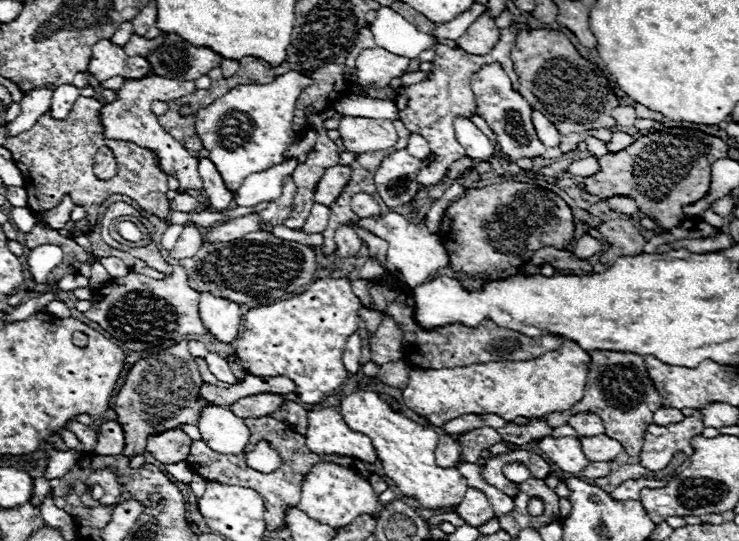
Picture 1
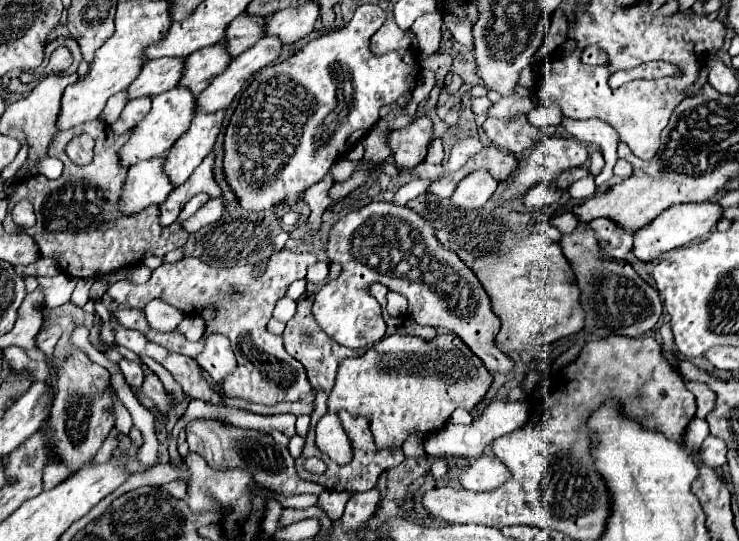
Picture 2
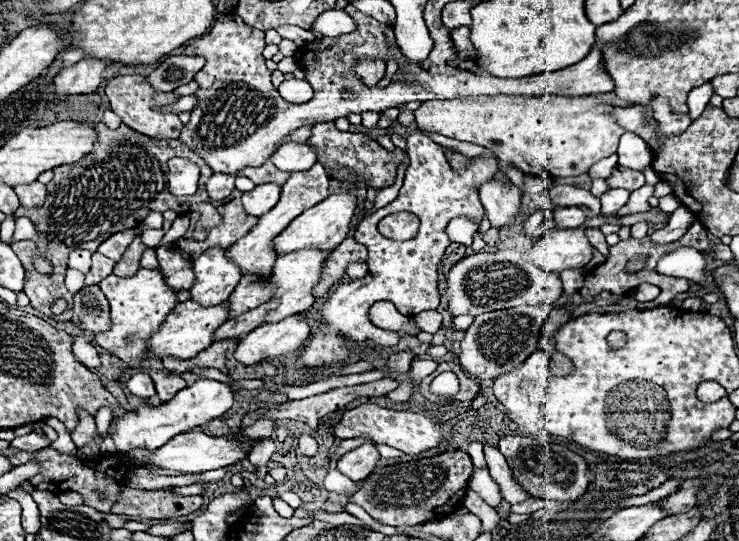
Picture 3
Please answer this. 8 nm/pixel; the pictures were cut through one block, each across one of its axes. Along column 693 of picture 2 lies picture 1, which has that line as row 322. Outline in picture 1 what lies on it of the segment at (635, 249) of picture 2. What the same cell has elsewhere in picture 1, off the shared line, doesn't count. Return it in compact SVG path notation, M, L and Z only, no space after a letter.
M202 294L198 306L204 326L216 340L232 344L238 338L242 322L242 312L238 304L224 298L216 298L212 294Z

